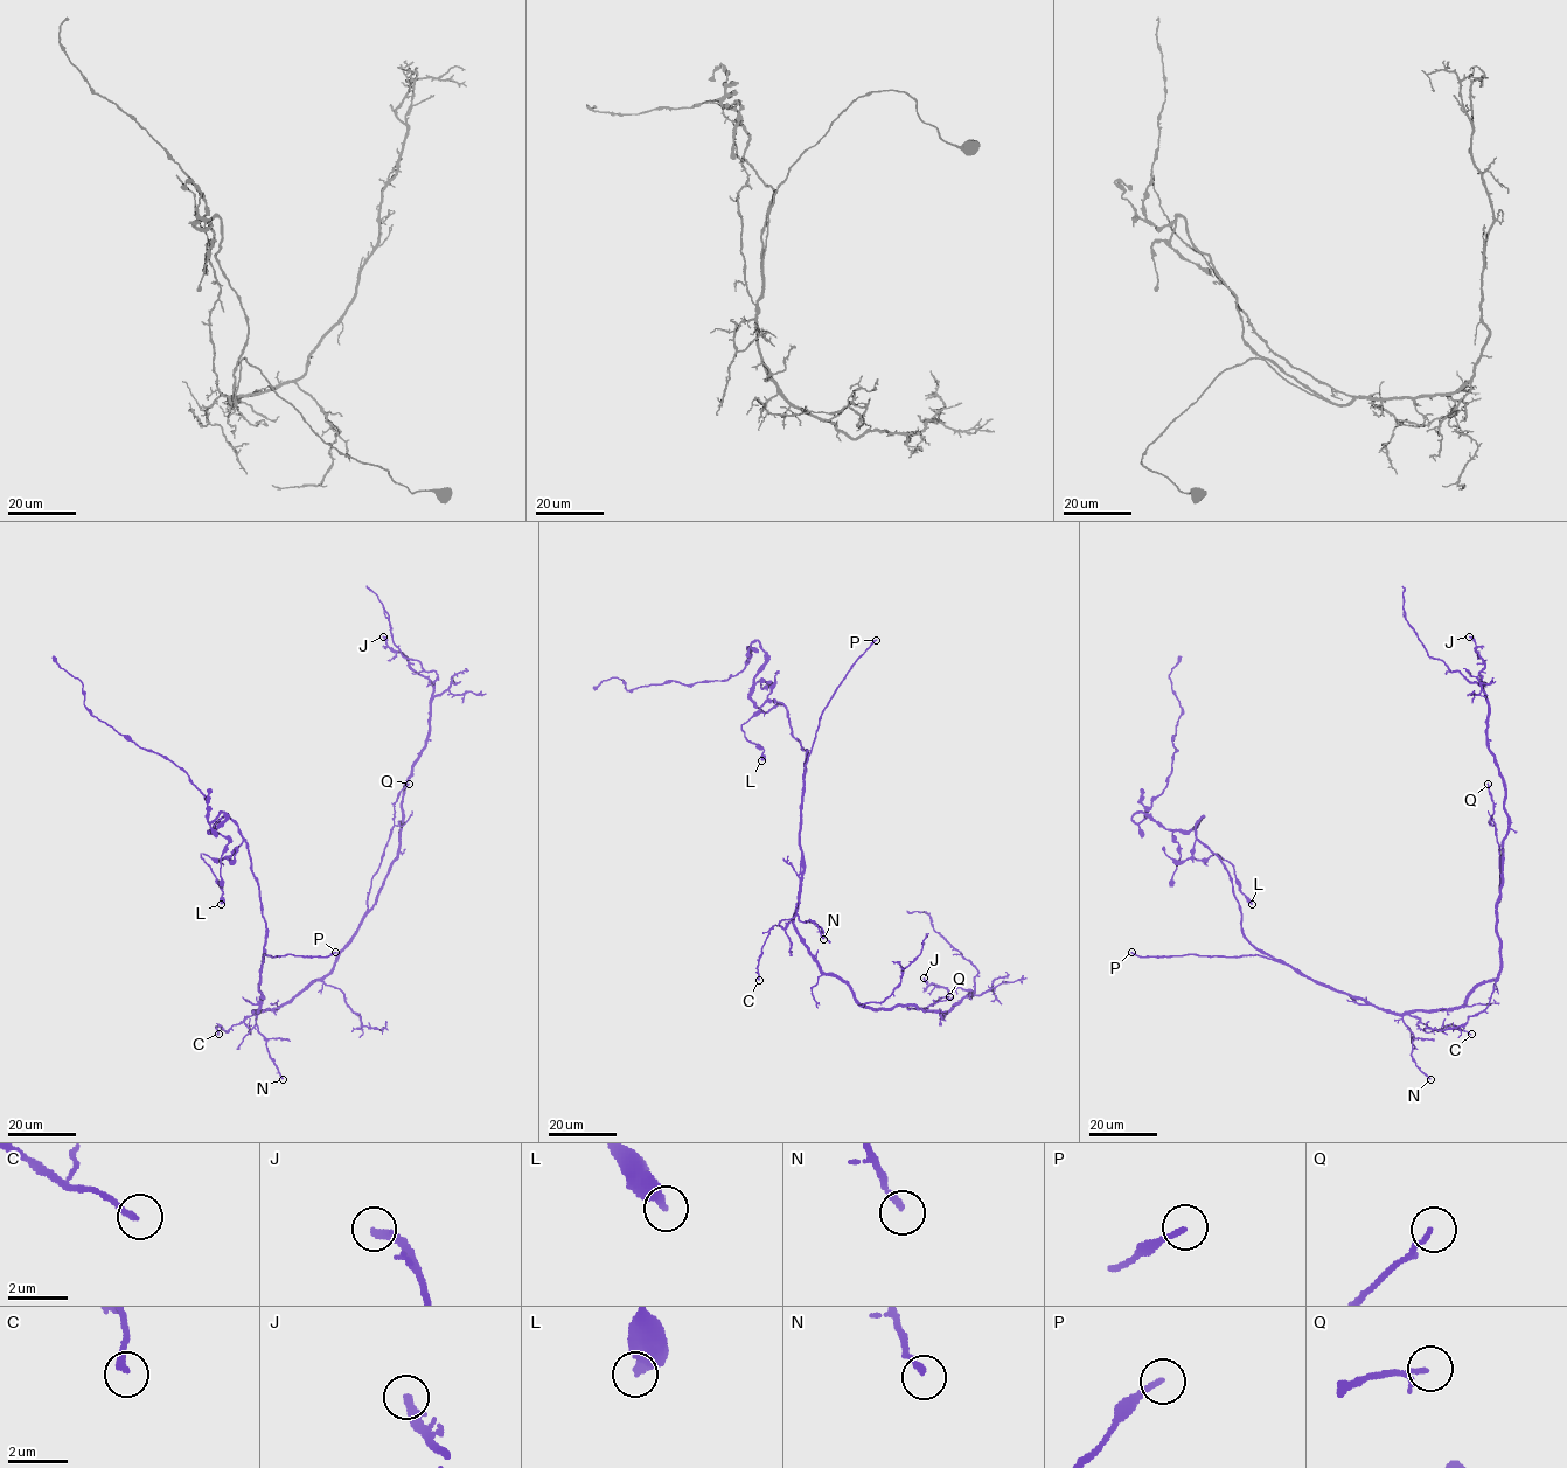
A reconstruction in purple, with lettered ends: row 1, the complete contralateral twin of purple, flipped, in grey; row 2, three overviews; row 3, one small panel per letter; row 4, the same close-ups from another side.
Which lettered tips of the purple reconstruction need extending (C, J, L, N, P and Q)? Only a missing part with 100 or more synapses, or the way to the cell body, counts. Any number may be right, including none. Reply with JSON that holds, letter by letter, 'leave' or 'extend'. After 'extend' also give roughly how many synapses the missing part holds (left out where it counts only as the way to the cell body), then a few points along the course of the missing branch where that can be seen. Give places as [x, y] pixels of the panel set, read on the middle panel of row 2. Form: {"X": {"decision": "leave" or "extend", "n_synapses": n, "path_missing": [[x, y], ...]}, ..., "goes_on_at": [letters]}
{"C": {"decision": "leave"}, "J": {"decision": "leave"}, "L": {"decision": "leave"}, "N": {"decision": "leave"}, "P": {"decision": "extend", "path_missing": [[876, 640], [942, 595], [965, 591]]}, "Q": {"decision": "leave"}, "goes_on_at": ["P"]}

